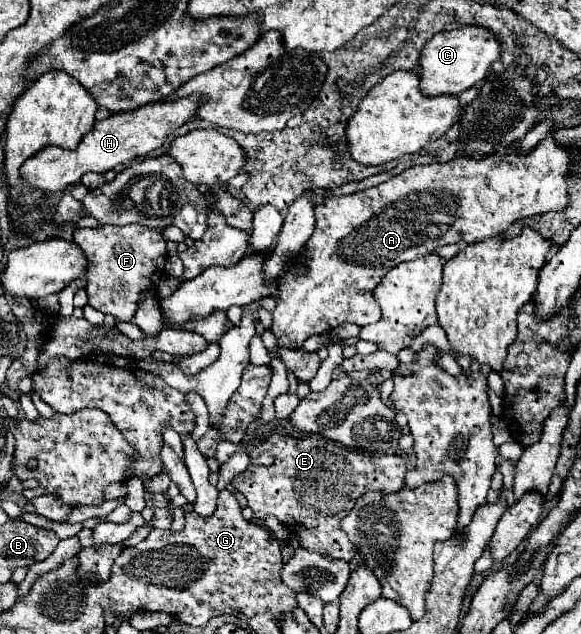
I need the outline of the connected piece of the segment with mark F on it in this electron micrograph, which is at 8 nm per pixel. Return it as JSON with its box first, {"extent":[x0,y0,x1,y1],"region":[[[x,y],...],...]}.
{"extent":[73,224,165,320],"region":[[[137,224],[99,226],[79,228],[73,232],[73,238],[89,260],[89,280],[85,286],[89,304],[103,314],[115,316],[117,320],[131,320],[139,298],[143,298],[149,288],[153,290],[157,280],[163,276],[165,240],[161,230],[151,230]]]}

